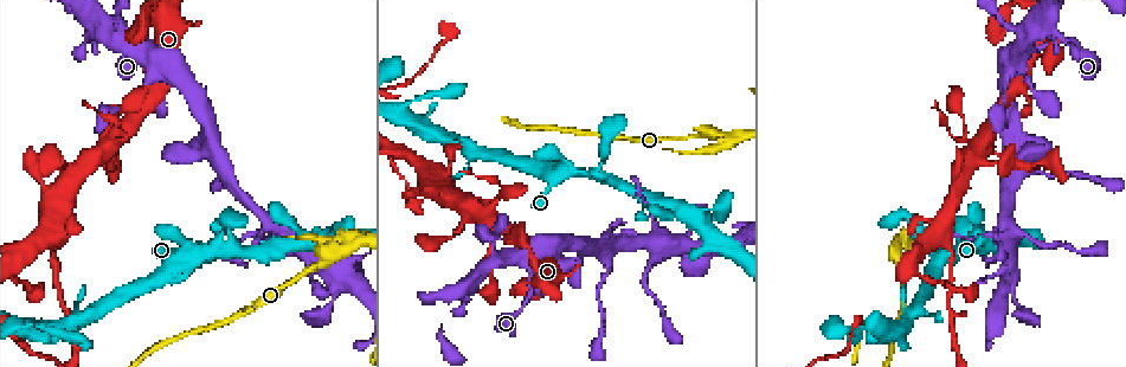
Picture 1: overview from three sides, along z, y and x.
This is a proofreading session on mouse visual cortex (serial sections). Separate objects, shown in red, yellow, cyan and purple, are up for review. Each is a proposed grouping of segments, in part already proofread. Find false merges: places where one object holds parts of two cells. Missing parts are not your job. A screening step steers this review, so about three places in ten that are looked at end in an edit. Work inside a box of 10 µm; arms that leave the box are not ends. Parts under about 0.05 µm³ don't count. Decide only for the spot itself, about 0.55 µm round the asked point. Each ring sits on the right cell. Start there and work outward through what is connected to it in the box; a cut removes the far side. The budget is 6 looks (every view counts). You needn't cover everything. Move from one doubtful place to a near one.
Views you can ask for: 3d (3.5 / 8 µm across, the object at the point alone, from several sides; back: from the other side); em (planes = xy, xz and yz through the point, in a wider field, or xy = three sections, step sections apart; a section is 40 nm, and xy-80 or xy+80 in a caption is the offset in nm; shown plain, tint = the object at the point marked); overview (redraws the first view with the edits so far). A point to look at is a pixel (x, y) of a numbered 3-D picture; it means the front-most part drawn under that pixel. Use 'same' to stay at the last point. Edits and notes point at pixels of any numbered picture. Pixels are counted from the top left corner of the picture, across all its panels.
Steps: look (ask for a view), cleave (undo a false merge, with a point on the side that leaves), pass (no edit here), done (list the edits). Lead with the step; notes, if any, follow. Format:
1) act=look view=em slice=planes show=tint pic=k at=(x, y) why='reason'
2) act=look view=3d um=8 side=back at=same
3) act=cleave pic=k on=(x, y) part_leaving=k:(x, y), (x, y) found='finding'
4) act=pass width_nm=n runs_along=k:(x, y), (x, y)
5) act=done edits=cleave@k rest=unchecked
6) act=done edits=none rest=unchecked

act=look view=3d um=3.5 pic=1 at=(173, 267) why='three-way junction'

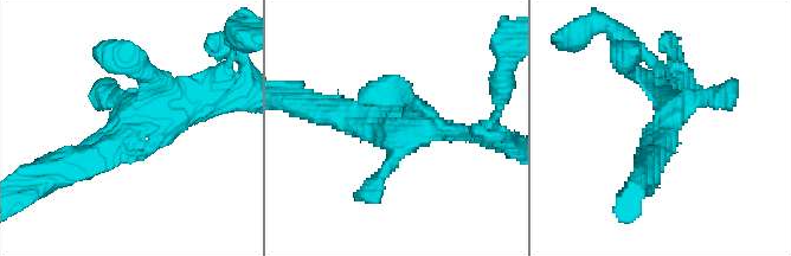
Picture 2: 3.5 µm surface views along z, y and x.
act=look view=em slice=xy step=5 show=tint pic=2 at=(663, 129) why='need the tissue'

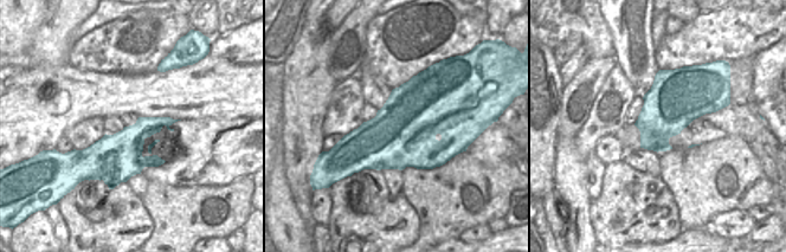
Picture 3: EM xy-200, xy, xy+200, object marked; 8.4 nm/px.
act=look view=em slice=xy step=3 show=tint at=same

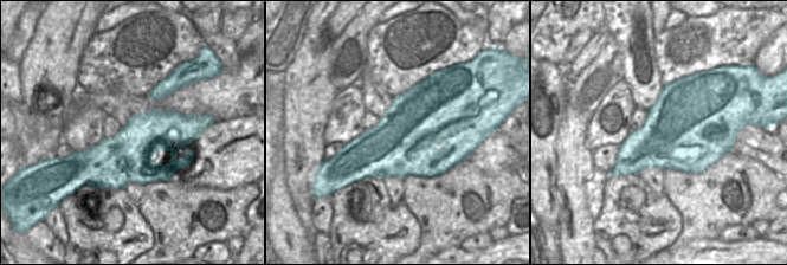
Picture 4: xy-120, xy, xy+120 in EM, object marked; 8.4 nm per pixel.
act=pass runs_along=2:(722, 93), (680, 107), (647, 166) found='one cell here'

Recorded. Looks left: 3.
act=look view=3d um=3.5 pic=1 at=(475, 206) why='branch point'

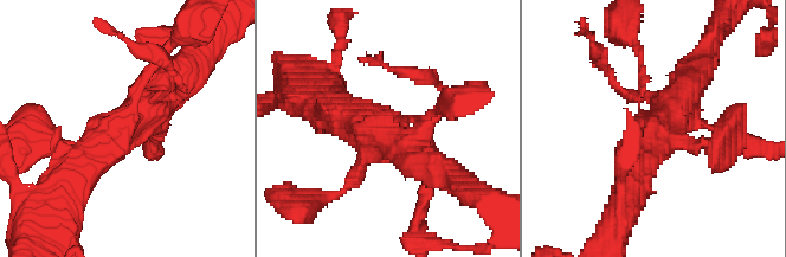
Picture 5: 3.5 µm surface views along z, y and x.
act=look view=em slice=planes show=tint pic=5 at=(123, 129)

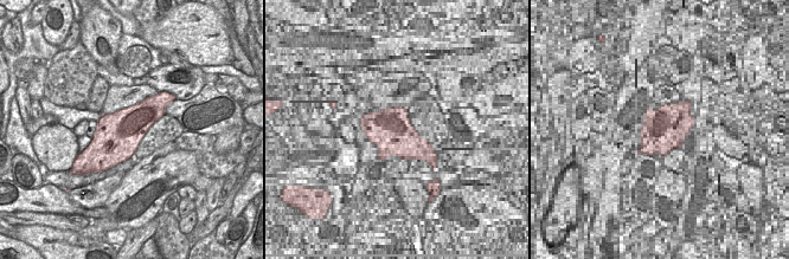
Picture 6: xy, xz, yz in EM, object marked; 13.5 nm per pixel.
act=pass runs_along=5:(173, 76), (159, 94), (68, 181) found='all the same cell'

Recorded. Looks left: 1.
act=done edits=none rest=unchecked

